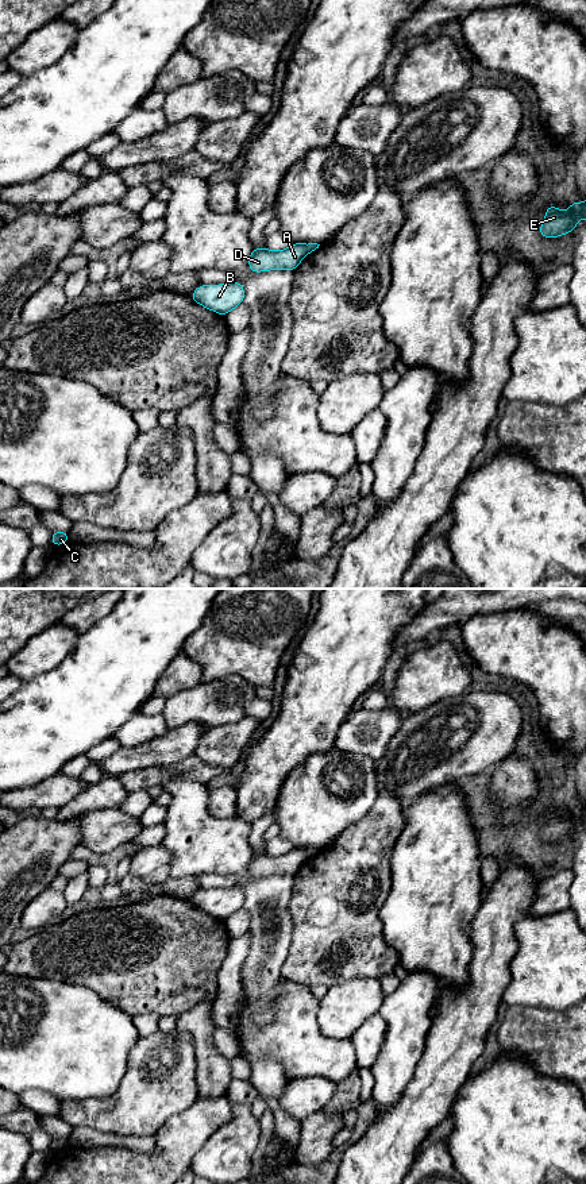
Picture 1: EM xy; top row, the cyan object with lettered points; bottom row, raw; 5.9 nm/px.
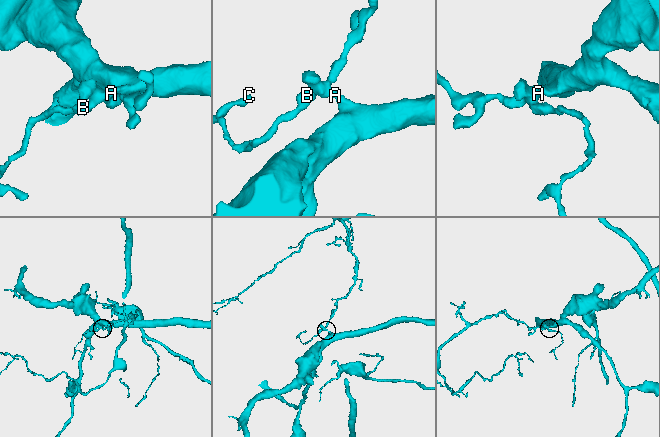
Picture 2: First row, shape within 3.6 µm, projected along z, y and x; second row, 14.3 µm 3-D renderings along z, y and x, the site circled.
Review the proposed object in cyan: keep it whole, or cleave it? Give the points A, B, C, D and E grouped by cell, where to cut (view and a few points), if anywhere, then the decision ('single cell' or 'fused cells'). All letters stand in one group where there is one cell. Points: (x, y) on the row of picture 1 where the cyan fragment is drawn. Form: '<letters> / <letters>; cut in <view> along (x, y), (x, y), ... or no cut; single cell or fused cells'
A B C D / E; cut in xy along (304, 245), (308, 253); fused cells

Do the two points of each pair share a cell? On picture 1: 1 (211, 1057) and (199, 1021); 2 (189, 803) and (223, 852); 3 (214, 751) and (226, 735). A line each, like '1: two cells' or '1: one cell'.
1: one cell
2: one cell
3: one cell

